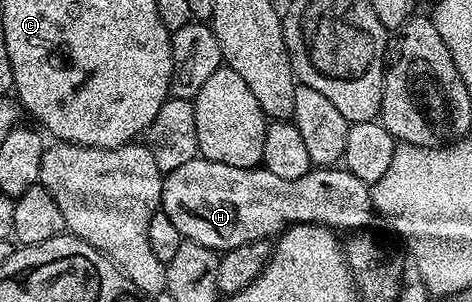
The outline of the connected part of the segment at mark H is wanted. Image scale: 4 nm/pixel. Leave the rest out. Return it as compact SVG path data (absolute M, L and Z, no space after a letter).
M197 157L186 161L186 165L178 165L178 169L167 172L163 181L160 207L166 217L174 221L178 233L187 242L206 245L206 249L217 253L238 249L238 245L246 245L259 239L271 240L295 223L319 223L322 227L331 227L340 233L356 233L367 228L364 226L371 221L372 215L374 219L369 184L358 181L354 173L336 165L314 169L306 173L306 177L298 177L298 181L285 181L283 177L277 177L260 165L235 167Z

